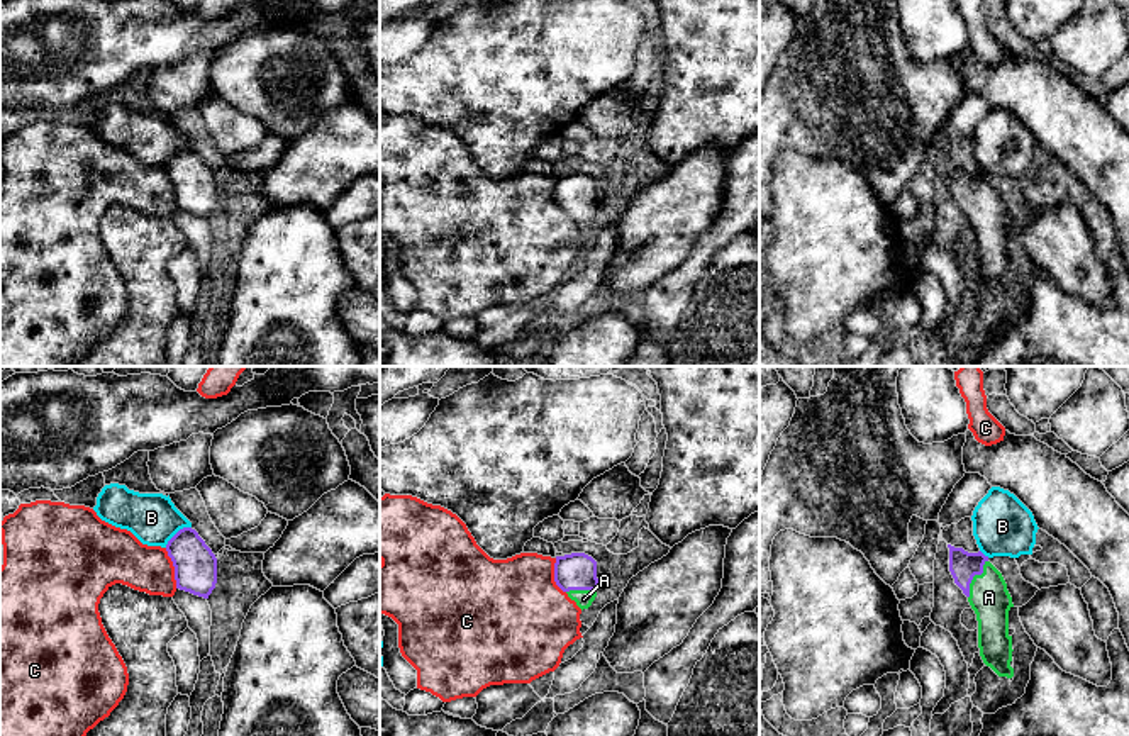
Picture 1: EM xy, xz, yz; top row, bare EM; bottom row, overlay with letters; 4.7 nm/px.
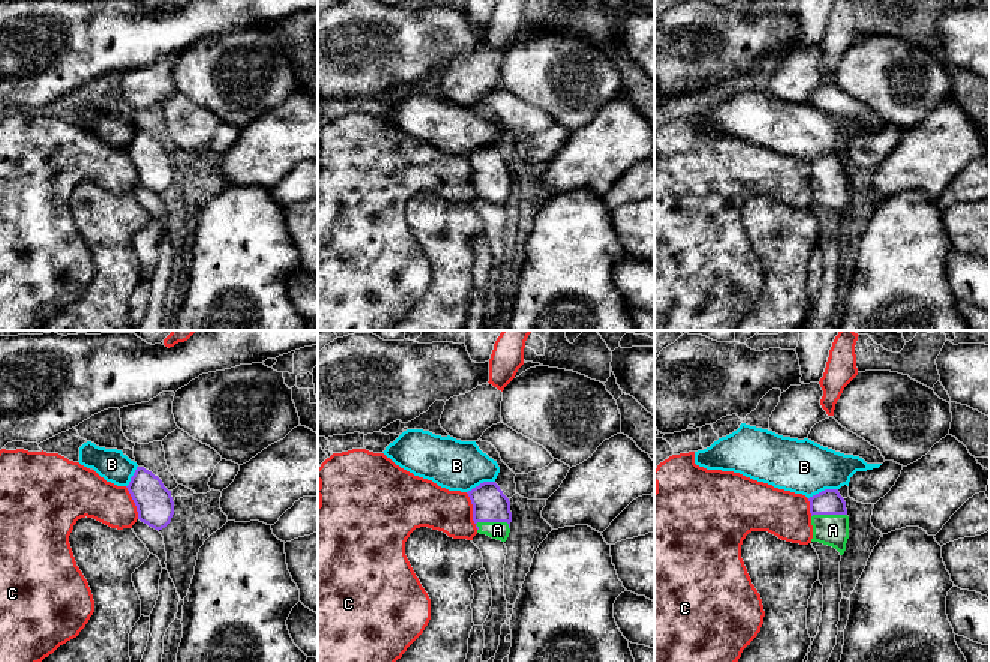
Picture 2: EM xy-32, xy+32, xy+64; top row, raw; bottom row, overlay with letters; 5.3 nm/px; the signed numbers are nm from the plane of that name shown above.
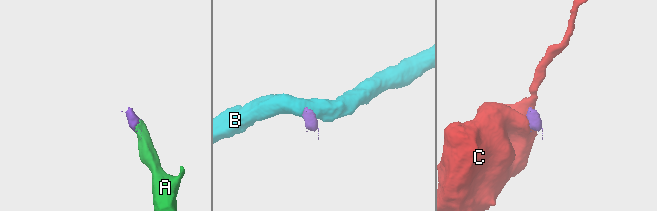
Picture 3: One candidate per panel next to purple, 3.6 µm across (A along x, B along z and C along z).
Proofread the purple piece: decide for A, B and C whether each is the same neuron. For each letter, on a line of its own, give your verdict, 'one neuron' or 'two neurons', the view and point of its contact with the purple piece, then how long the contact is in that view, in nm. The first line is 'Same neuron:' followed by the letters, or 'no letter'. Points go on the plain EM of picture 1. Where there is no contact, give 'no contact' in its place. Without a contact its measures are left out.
Same neuron: A
A: one neuron | yz (973, 195) | 200 nm
B: two neurons | xy (177, 153) | 160 nm
C: two neurons | xy (175, 189) | 200 nm

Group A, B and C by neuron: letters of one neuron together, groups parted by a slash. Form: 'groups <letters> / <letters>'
groups A / B / C

